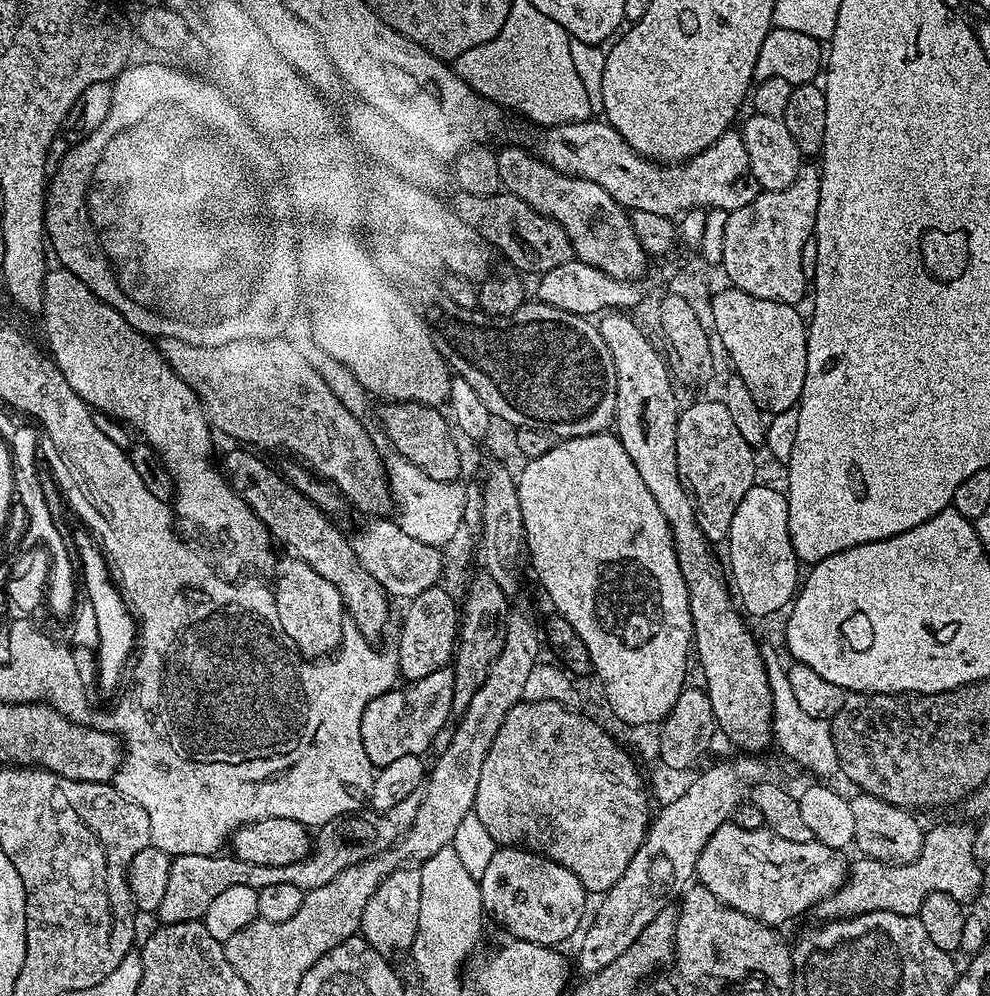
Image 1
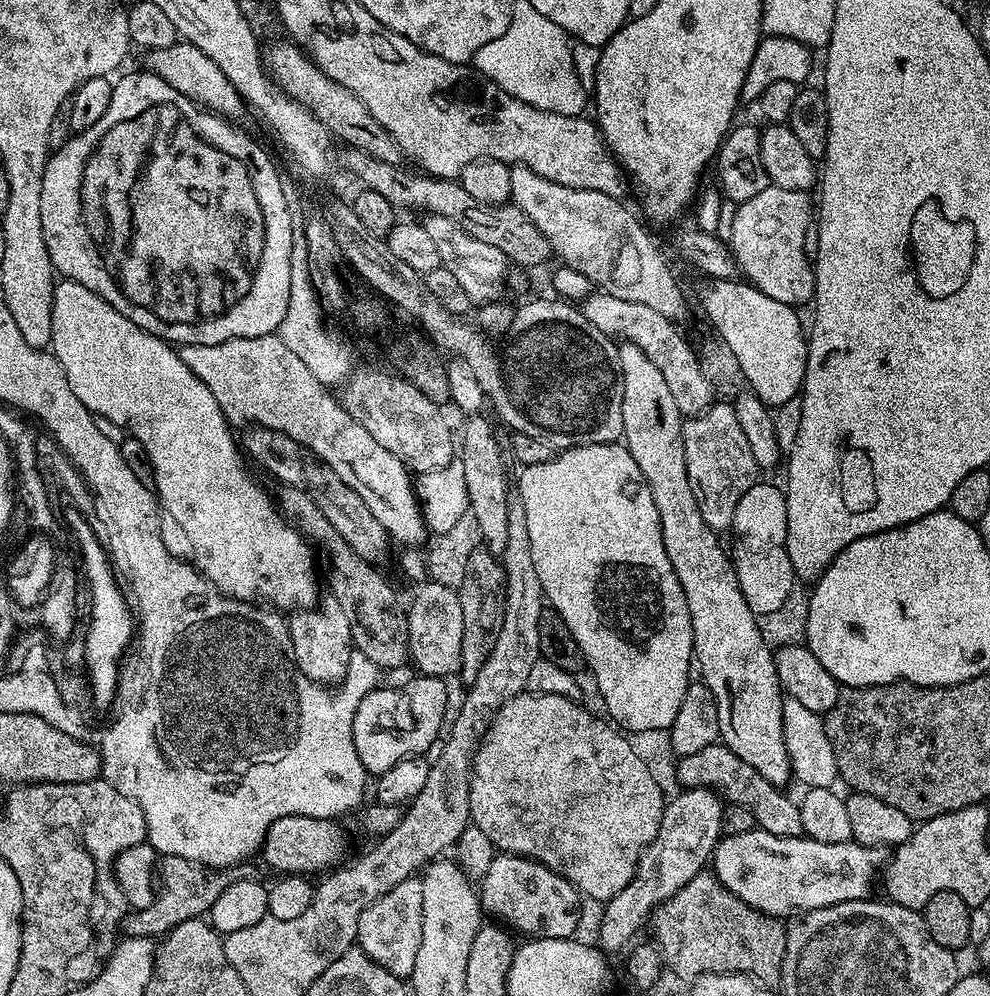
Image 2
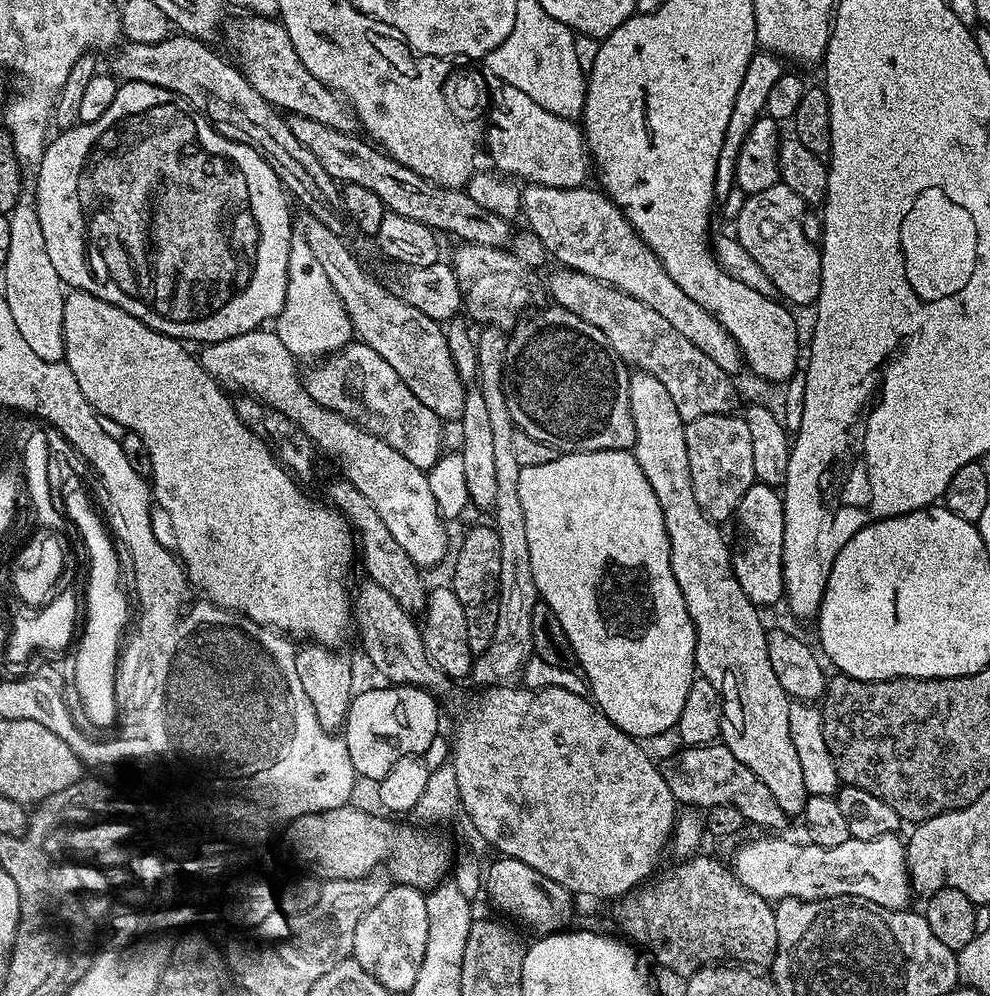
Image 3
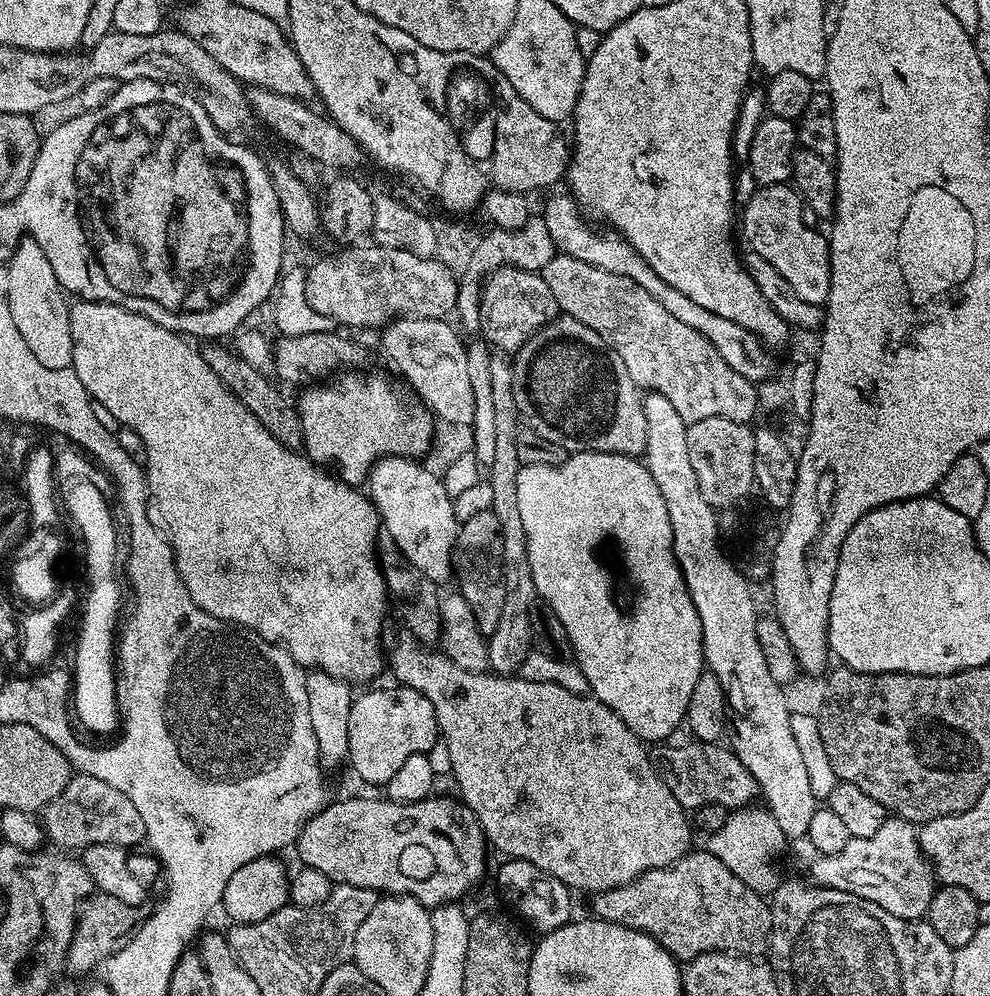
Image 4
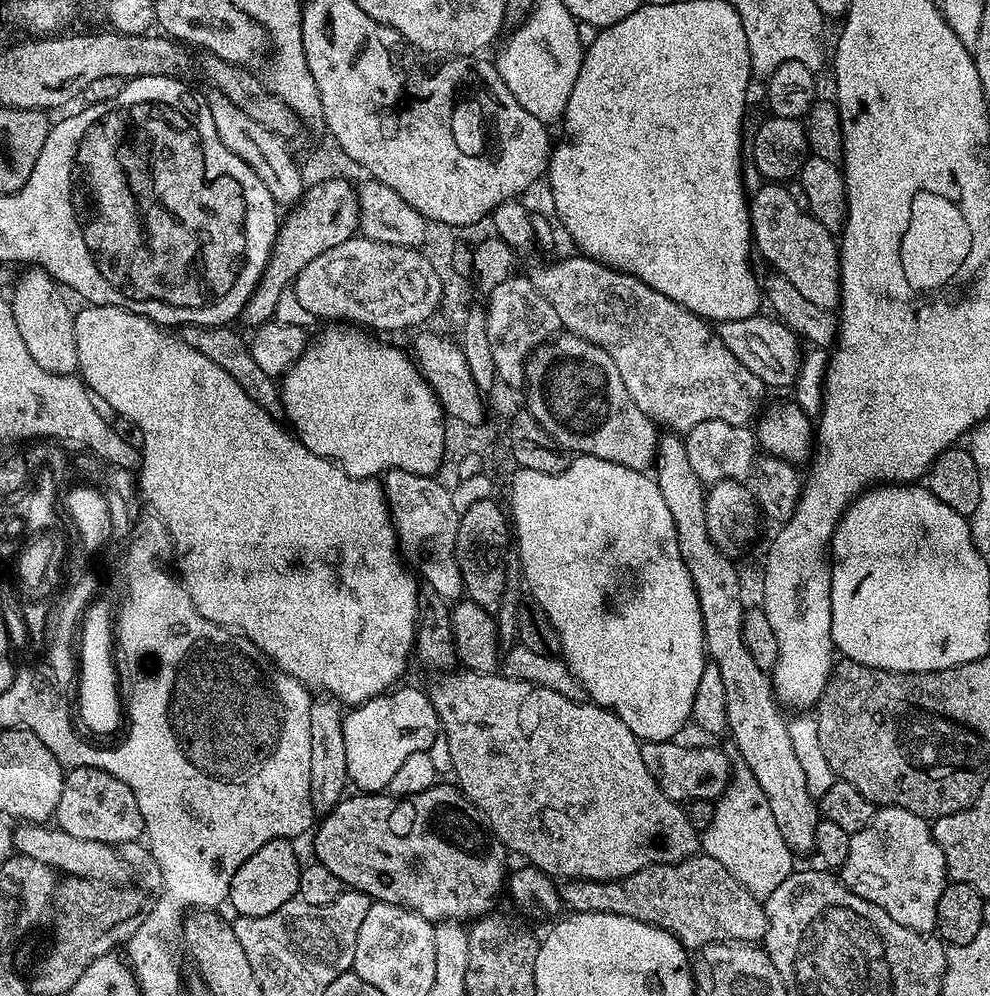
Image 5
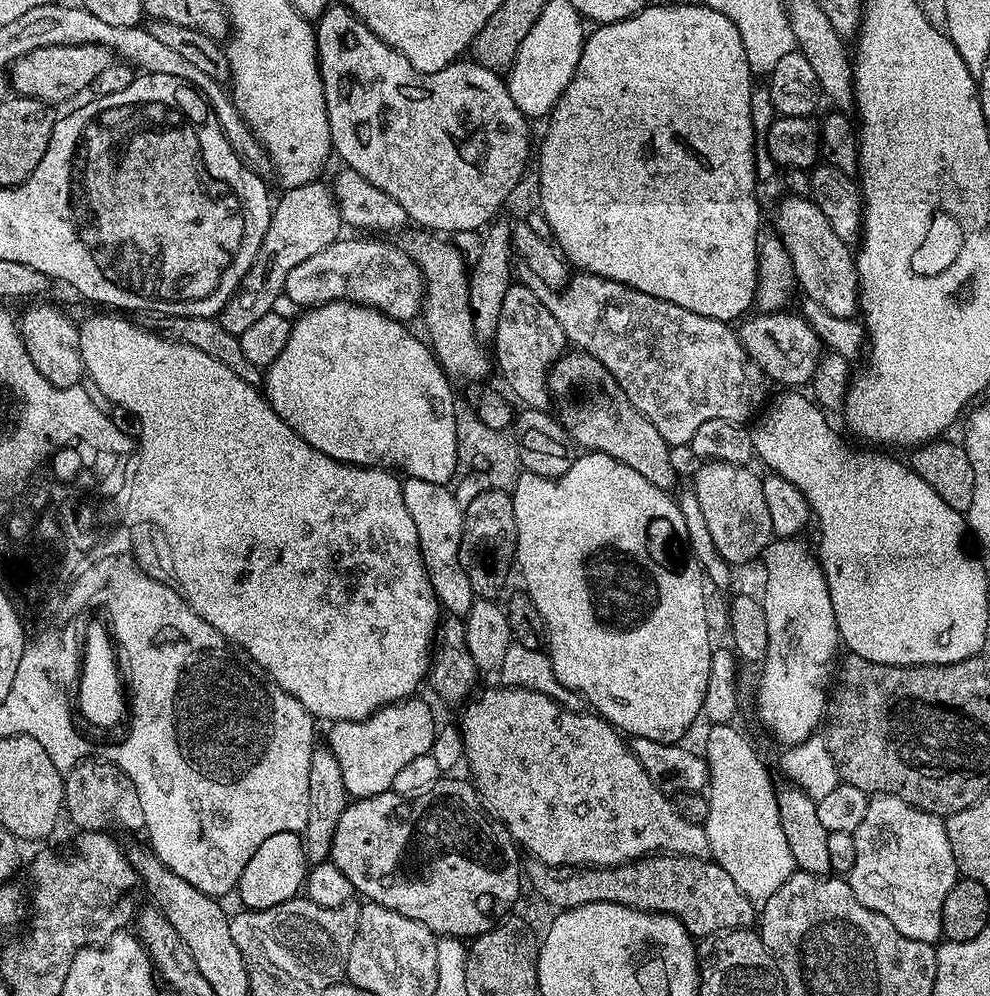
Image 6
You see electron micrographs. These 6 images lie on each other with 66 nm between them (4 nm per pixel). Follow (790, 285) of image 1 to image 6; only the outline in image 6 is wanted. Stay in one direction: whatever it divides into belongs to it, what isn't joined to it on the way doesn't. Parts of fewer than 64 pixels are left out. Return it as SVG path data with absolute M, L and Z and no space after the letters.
M789 194L784 198L776 208L776 228L790 254L799 291L838 318L855 317L860 302L860 278L856 275L853 249L834 234L834 226L830 226L826 214L818 210L811 198Z

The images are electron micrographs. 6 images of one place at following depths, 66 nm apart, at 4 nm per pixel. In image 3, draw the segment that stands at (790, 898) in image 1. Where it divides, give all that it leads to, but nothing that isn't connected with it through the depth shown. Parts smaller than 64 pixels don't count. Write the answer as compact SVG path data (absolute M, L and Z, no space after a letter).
M764 834L761 840L752 840L733 860L730 867L736 873L738 882L754 894L769 902L779 902L786 898L799 900L821 900L835 896L857 896L870 902L878 902L878 906L887 908L909 907L908 899L913 899L912 879L908 876L908 853L906 844L899 835L882 834L869 840L847 840L842 846L818 846L811 842L795 844L792 840L779 840L779 835Z

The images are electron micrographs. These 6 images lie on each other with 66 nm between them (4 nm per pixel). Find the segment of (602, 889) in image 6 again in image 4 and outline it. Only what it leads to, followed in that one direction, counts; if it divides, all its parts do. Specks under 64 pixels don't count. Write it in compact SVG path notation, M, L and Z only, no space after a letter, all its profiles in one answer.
M689 851L677 864L642 873L634 882L591 897L591 915L630 930L644 932L677 961L687 962L707 952L731 952L749 958L763 953L772 932L769 901L742 882L714 854Z

